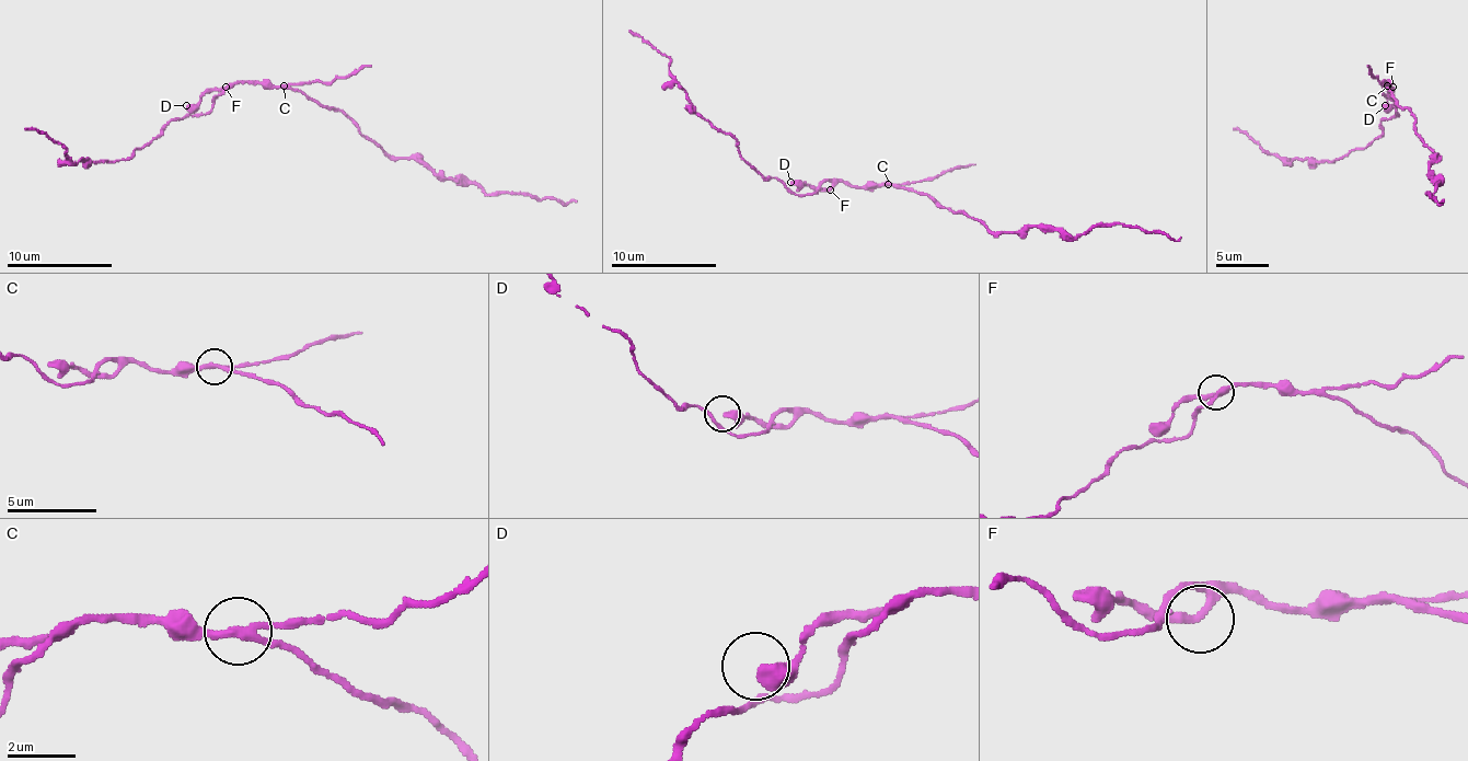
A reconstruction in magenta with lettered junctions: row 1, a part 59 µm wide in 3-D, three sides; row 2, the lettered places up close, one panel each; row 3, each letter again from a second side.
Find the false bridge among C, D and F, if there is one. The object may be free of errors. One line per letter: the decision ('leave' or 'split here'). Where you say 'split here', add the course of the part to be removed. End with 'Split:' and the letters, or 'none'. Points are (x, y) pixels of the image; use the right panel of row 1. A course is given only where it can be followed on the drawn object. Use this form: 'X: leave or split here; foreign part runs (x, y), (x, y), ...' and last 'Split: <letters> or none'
C: split here; foreign part runs (1388, 87), (1366, 66)
D: leave
F: leave
Split: C

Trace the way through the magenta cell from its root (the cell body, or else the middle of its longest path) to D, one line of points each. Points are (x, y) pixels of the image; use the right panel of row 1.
D: (1388, 87), (1390, 84), (1385, 81), (1393, 89), (1385, 105)

